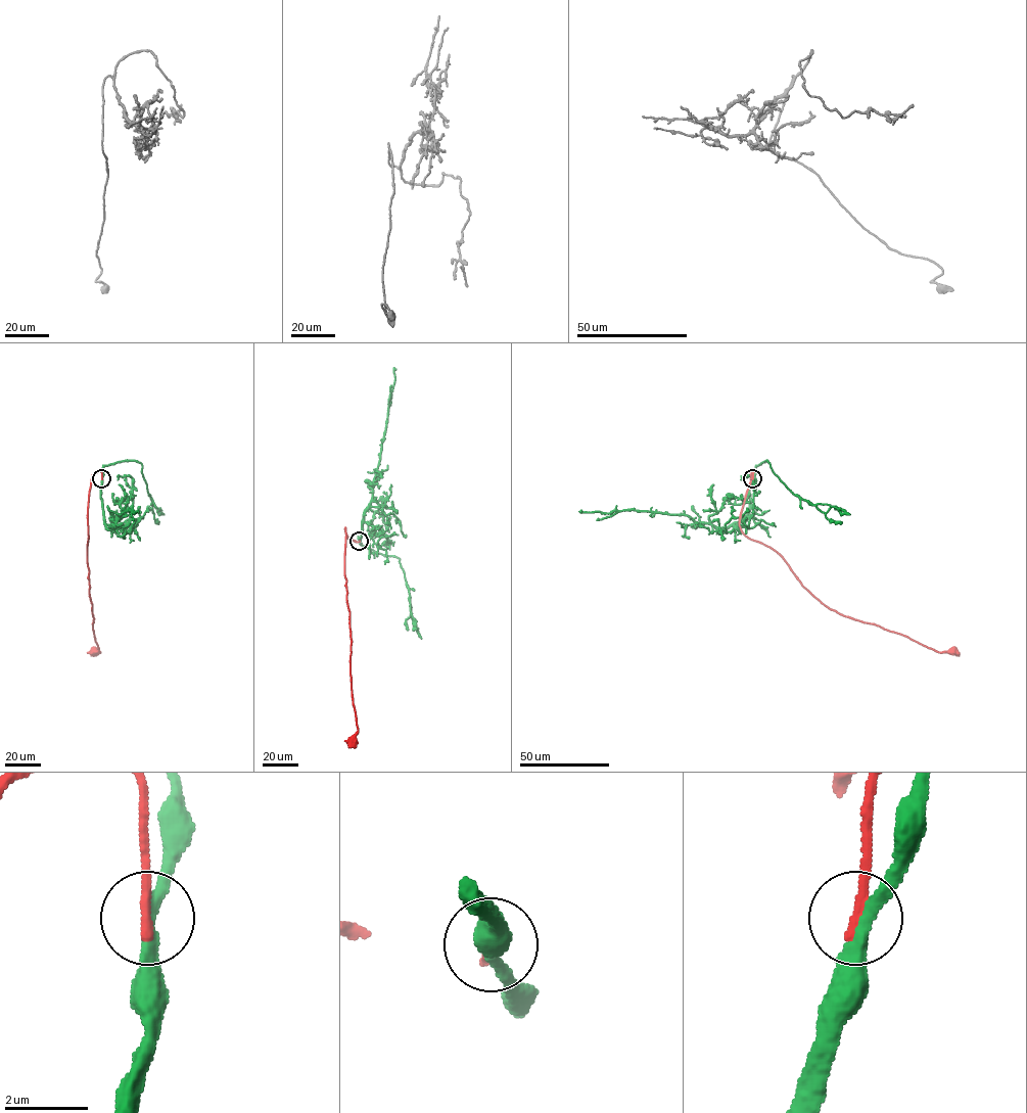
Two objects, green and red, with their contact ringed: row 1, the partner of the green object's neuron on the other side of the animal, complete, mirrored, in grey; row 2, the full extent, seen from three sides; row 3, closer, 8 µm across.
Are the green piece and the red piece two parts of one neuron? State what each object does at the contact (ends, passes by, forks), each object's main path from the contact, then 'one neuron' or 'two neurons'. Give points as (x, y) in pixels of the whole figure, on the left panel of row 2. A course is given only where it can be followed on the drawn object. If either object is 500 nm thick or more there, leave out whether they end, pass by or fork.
green passes by; red ends there; green runs (102, 478), (100, 498), (108, 528), (120, 514), (129, 510), (138, 512); red runs (102, 478), (98, 470), (91, 478), (87, 515), (89, 594), (93, 630), (100, 652), (95, 652); one neuron

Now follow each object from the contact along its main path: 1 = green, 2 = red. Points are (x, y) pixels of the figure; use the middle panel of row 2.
1: (360, 541), (362, 520), (376, 479), (395, 368)
2: (360, 541), (348, 540), (344, 527), (352, 696), (358, 728), (353, 741)

